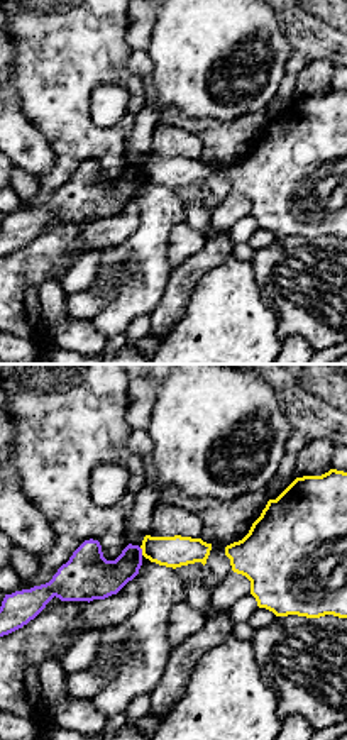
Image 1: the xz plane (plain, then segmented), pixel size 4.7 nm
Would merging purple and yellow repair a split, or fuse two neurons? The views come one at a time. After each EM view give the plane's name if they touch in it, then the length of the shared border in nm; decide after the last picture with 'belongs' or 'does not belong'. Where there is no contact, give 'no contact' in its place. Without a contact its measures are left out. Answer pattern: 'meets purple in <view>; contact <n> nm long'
meets purple in xz; contact 40 nm long

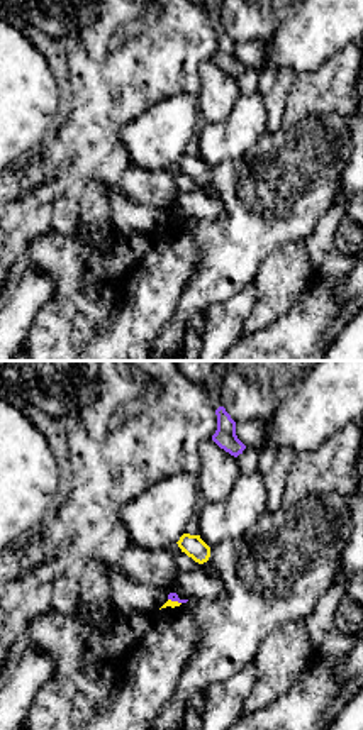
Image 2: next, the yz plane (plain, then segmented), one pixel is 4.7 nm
meets purple in yz; contact 70 nm long

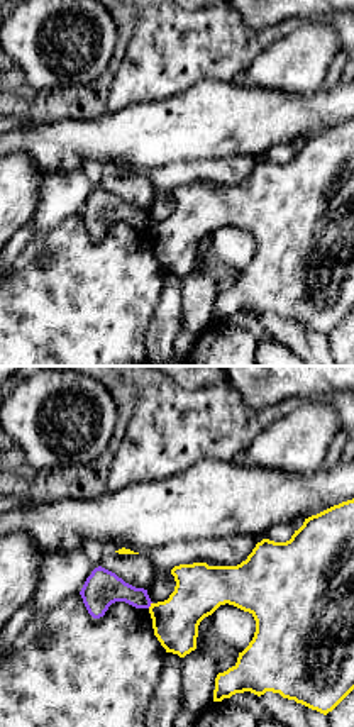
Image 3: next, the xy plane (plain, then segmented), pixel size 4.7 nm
meets purple in xy; contact 40 nm long

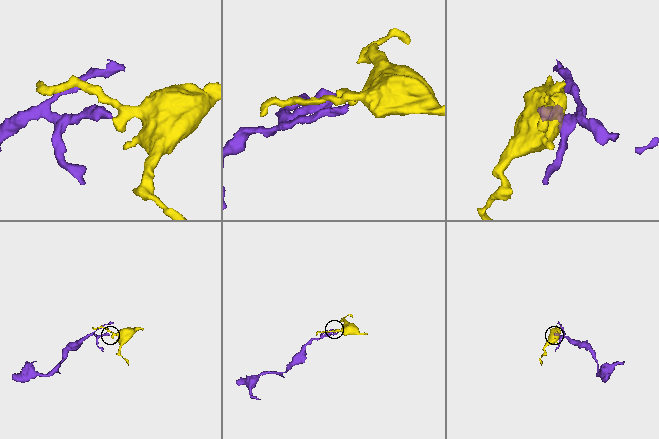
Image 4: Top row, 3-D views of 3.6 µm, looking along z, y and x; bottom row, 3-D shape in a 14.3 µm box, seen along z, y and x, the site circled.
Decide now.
does not belong

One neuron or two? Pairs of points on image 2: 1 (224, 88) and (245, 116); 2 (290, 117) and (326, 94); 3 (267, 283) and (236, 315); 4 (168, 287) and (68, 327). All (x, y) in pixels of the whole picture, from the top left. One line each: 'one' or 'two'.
1: two
2: one
3: two
4: one

